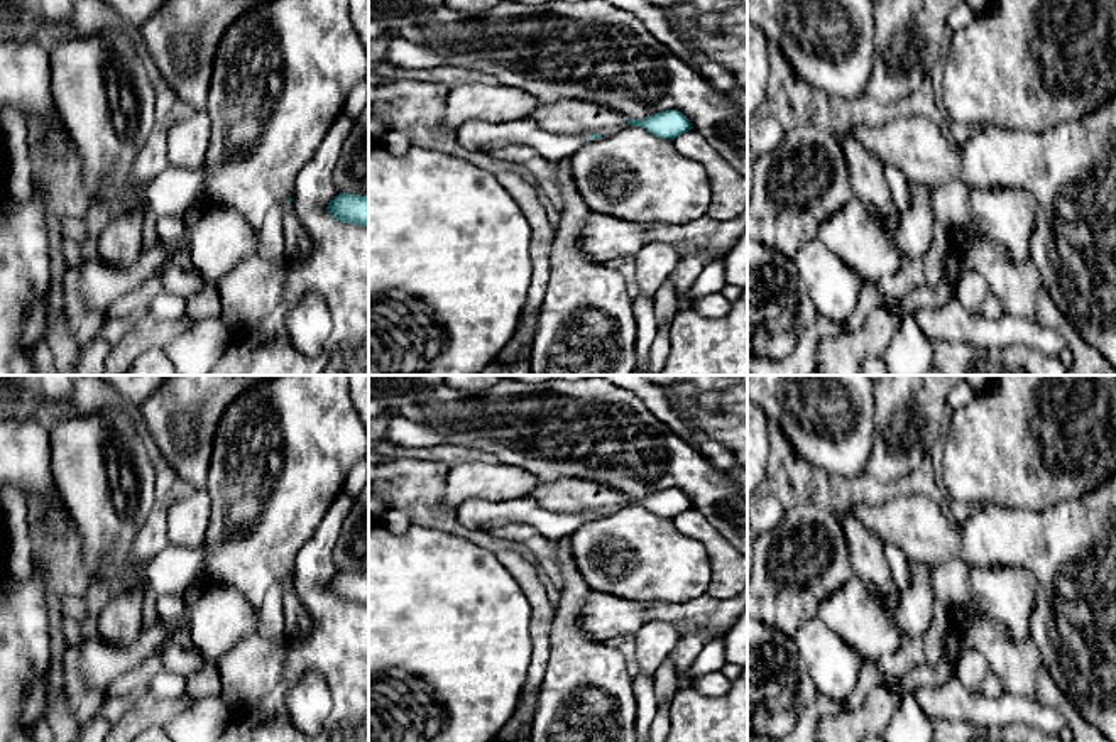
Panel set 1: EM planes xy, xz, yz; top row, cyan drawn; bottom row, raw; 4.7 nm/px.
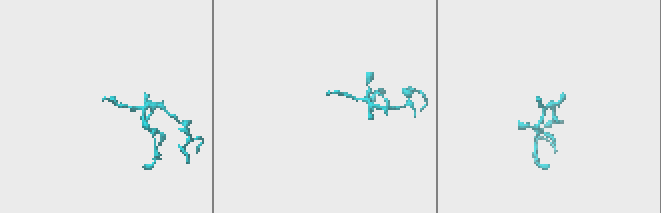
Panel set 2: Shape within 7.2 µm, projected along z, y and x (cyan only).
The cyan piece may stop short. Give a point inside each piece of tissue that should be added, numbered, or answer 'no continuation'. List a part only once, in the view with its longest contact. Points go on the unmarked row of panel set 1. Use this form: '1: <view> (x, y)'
1: xz (482, 514)

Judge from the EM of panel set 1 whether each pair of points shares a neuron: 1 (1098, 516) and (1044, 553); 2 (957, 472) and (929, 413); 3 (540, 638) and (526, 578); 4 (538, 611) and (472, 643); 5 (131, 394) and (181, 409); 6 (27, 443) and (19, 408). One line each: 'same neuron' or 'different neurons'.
1: same neuron
2: different neurons
3: same neuron
4: different neurons
5: different neurons
6: different neurons

